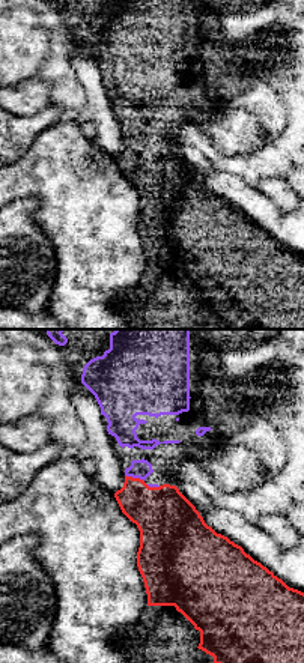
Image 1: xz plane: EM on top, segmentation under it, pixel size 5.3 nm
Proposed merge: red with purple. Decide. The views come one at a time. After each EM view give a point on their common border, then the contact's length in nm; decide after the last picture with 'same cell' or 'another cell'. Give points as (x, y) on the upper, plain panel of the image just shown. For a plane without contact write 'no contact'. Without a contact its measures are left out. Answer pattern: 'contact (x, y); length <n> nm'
contact (134, 142); length 110 nm

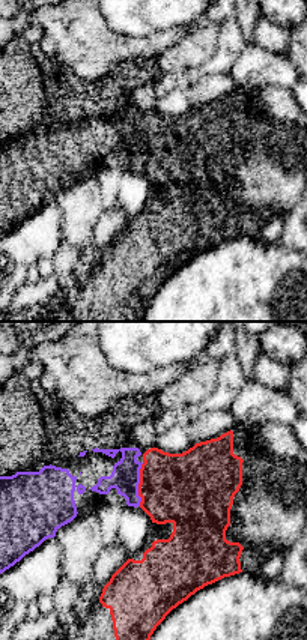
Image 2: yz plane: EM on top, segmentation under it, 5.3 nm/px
contact (139, 147); length 240 nm

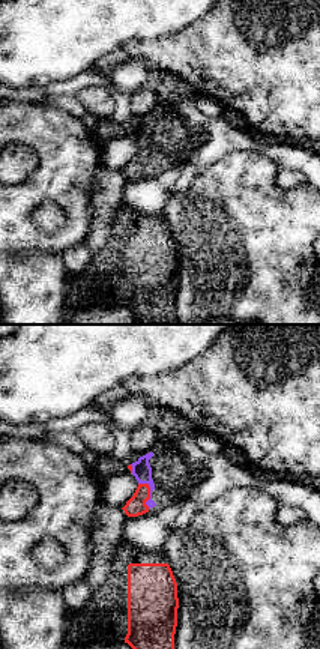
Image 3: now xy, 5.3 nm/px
contact (149, 156); length 160 nm

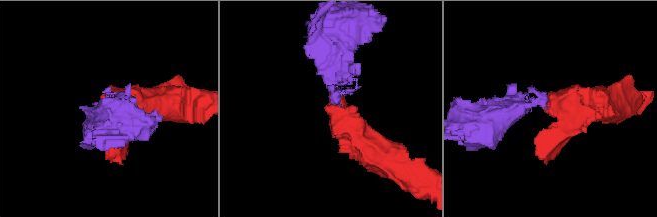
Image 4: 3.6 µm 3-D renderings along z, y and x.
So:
same cell

